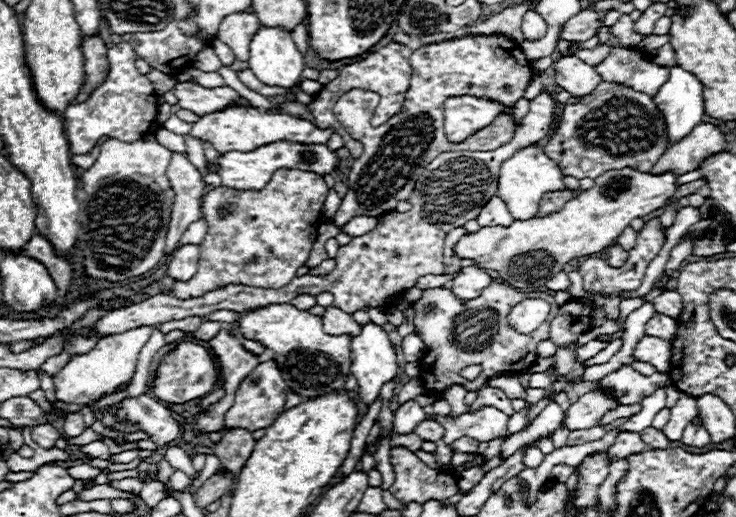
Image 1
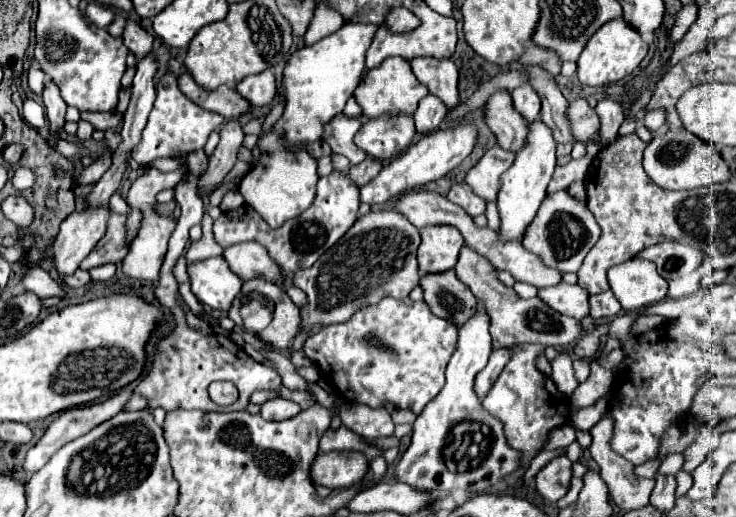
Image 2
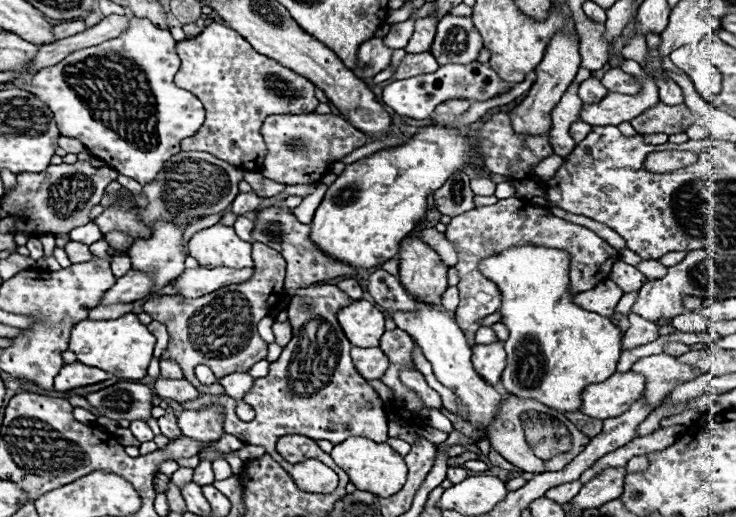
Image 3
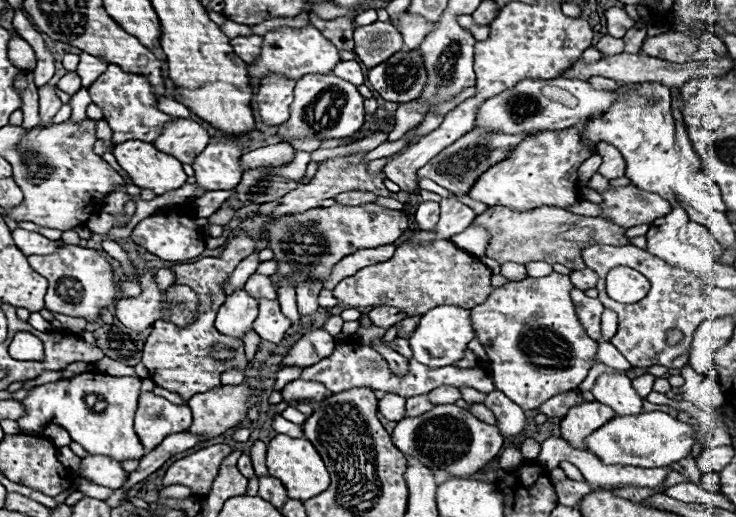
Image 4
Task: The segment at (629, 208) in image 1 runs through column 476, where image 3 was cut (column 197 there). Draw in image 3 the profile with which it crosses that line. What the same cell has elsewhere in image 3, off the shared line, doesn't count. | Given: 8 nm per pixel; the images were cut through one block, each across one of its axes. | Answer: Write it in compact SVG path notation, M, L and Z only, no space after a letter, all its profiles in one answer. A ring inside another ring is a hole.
M220 222L198 230L188 242L190 256L196 258L202 268L250 268L254 264L250 248L252 244L240 240L232 226L224 226Z

